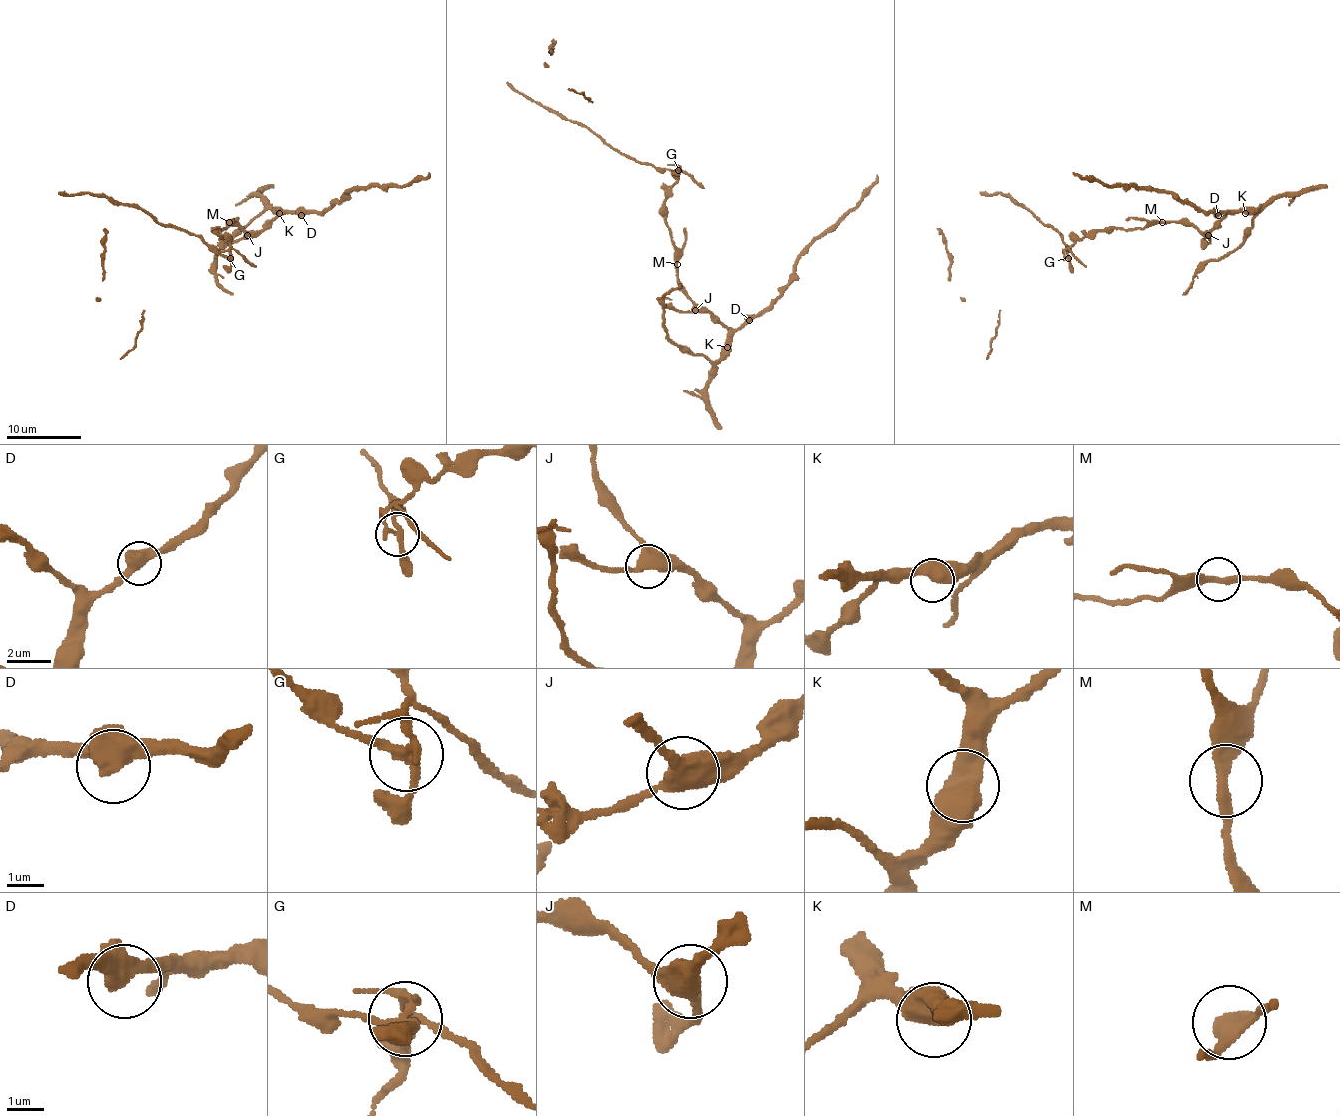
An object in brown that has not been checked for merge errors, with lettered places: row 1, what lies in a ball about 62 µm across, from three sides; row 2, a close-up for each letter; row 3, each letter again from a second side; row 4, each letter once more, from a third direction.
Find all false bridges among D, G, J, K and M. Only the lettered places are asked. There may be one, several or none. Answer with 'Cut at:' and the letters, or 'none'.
Cut at: G

